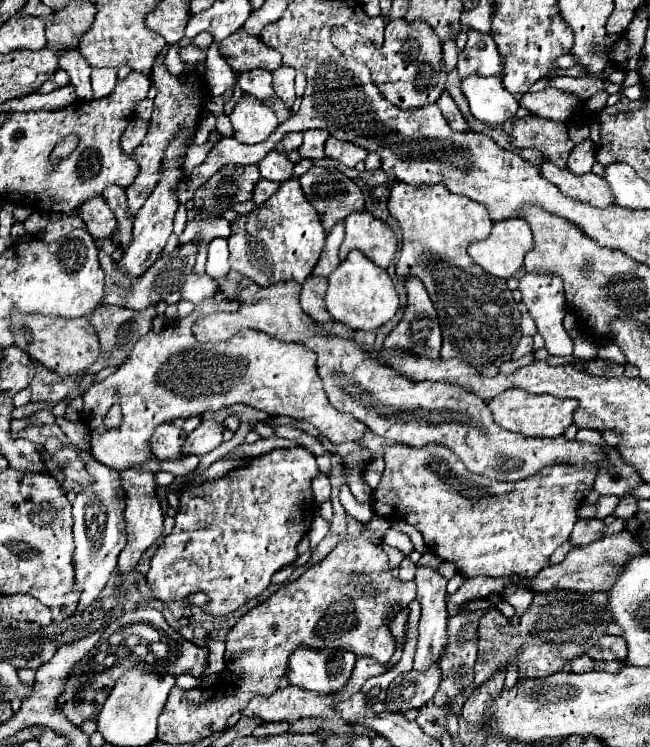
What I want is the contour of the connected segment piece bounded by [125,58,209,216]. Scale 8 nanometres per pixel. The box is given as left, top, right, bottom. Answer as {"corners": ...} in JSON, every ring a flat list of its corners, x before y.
{"corners":[[157,58,153,64,153,72,151,72,151,80,157,88,157,96,155,96,155,106,153,106,153,114,149,120,149,132,147,138,135,148,133,158,139,162,141,166,141,174,135,178,135,182,125,188,127,194,127,210,131,216,137,214,137,210,143,206,143,202,147,200,147,196,153,192,155,184,159,182,159,170,161,170,161,160,163,160,163,150,167,146,167,142,171,138,175,138,175,134,181,128,187,128,191,132,191,140,195,136,197,130,197,122,199,122,199,114,205,108,205,100,207,100,207,88,201,80,193,82,193,84,181,84,179,76,173,76,167,72,163,58]]}

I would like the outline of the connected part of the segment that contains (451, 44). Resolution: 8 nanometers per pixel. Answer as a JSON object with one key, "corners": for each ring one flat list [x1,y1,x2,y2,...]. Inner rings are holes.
{"corners":[[447,39,442,44,443,61,446,63,447,70,450,72,454,67,456,67,458,60,458,49,456,47,455,41,452,39]]}

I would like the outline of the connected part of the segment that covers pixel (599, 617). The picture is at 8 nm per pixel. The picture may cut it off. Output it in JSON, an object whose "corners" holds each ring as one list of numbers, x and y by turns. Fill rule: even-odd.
{"corners":[[553,592,535,594,531,606,521,616,519,626,509,624,497,608,487,608,479,624,479,654,475,662,473,688,489,680,497,670,505,668,509,660,519,650,519,678,543,678,555,674,563,664,575,656,585,654,597,640,605,634,607,626,613,622,607,608,605,592,573,594,573,592]]}

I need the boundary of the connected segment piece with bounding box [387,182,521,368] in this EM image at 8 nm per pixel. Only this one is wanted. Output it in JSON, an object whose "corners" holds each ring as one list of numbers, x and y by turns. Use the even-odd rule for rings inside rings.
{"corners":[[391,182,387,208,403,232,397,276,419,278,433,298,443,330,441,358,459,358,477,368,511,360,521,340,521,312,517,310,517,302,505,280,489,276,467,254,469,242,483,240,491,232,493,220,485,206,461,194,453,194,441,184,409,186,405,182]]}

